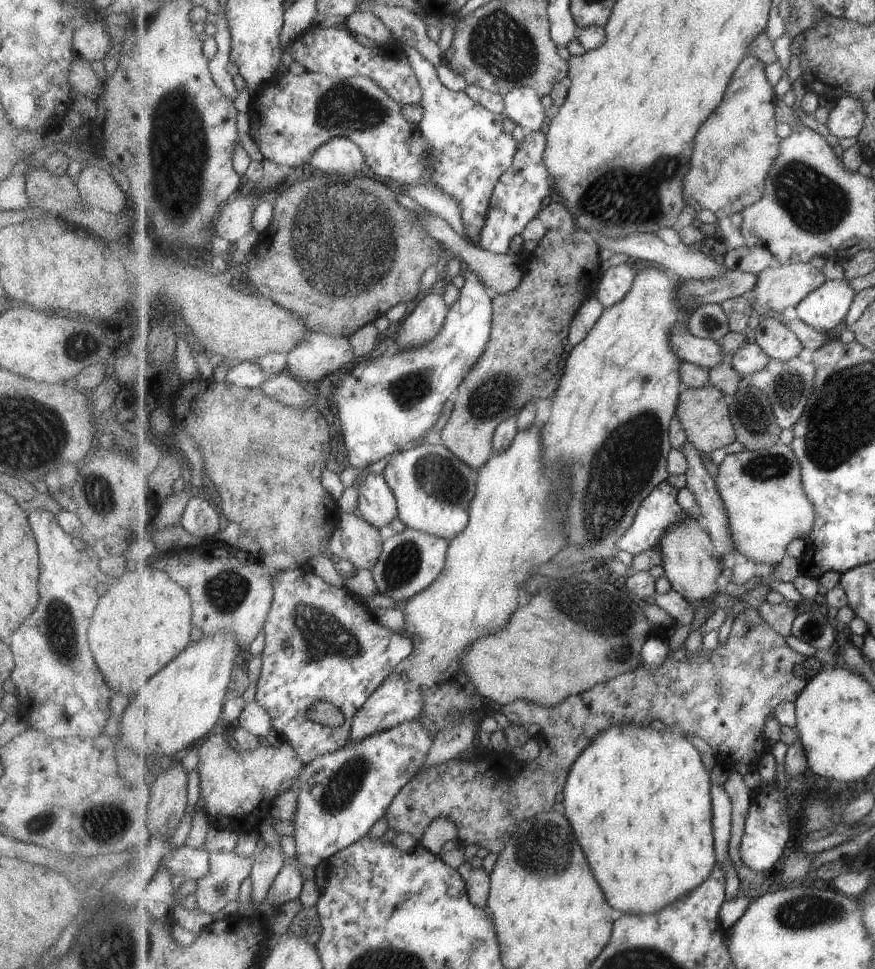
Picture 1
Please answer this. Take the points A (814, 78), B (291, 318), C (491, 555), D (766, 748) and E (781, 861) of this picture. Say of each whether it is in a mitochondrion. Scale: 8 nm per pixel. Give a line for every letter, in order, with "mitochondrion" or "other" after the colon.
A: other
B: other
C: other
D: other
E: other

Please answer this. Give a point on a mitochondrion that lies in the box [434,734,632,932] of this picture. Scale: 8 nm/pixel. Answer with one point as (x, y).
(540, 849)

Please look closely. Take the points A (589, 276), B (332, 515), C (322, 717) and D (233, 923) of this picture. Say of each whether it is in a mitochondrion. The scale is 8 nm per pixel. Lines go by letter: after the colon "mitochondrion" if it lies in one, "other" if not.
A: other
B: other
C: other
D: other

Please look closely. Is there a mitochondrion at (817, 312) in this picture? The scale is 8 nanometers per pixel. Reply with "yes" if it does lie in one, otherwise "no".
no

